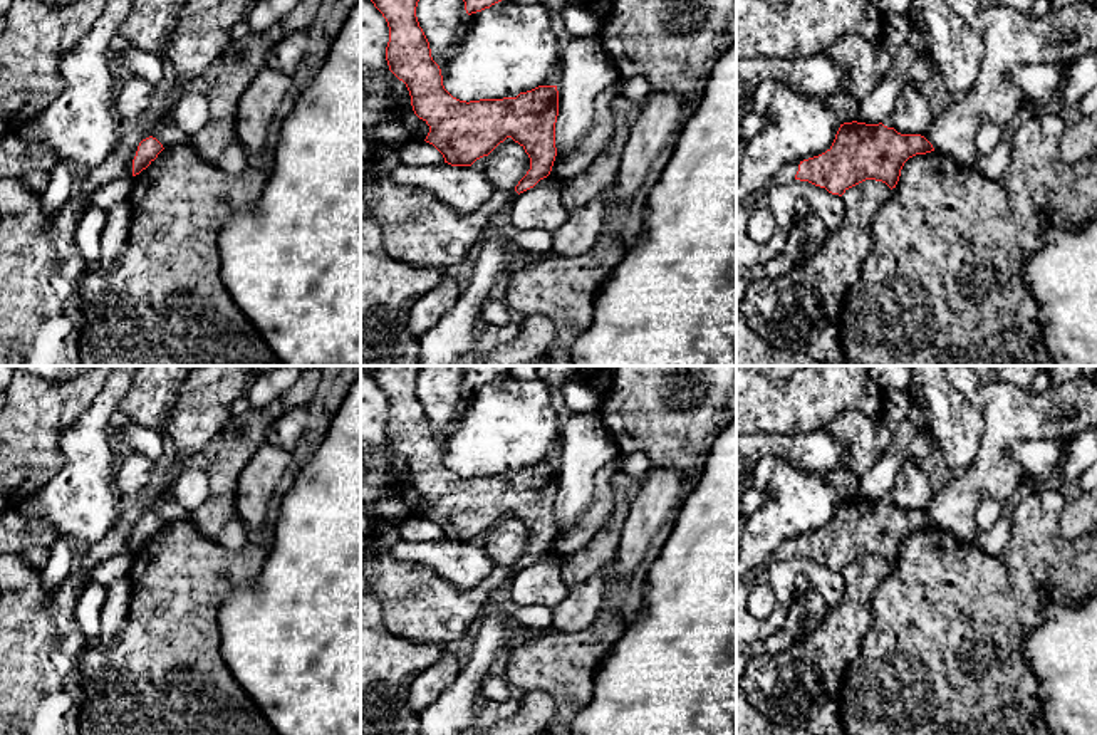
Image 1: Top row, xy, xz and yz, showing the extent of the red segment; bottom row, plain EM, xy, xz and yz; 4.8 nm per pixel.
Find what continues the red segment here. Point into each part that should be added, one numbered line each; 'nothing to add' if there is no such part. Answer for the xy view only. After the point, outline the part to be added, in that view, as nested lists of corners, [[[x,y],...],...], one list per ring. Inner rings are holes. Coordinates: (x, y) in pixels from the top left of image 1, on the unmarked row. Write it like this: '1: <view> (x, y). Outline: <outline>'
nothing to add

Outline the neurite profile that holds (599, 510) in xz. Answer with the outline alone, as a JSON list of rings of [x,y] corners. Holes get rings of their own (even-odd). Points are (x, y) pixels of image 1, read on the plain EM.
[[[622,453],[607,463],[594,478],[594,495],[582,519],[567,532],[555,532],[550,555],[565,560],[569,555],[584,549],[590,539],[607,524],[614,510],[612,475],[622,467]]]

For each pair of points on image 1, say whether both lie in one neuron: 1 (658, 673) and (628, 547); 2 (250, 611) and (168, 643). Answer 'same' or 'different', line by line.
1: different
2: different

